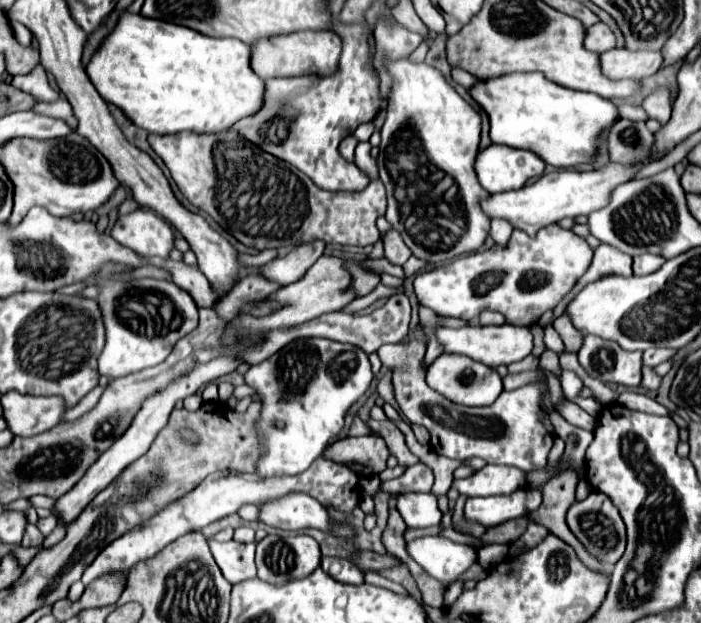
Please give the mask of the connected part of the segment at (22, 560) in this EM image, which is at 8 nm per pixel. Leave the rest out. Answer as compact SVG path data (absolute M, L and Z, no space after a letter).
M15 547L11 551L11 555L15 555L19 567L27 567L31 563L31 559L37 555L37 551L39 551L39 547Z

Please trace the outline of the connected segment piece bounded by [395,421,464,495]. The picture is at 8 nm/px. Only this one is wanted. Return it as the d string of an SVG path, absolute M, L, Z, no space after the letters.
M397 421L396 426L405 433L407 437L407 447L425 463L433 469L435 473L435 485L433 485L433 495L445 495L453 483L453 471L457 467L461 467L464 464L461 460L447 459L447 457L441 457L437 455L435 451L431 451L429 447L425 445L419 445L415 435L411 433L411 425L407 421Z

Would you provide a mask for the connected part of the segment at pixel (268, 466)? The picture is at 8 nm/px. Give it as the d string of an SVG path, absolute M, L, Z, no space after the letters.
M297 339L271 355L267 361L249 367L249 371L245 373L245 381L257 389L263 401L261 421L257 423L257 431L263 439L263 455L257 463L257 475L273 477L297 475L305 471L325 451L331 439L335 439L337 433L343 429L347 409L367 391L371 379L371 363L365 351L355 345L329 339Z

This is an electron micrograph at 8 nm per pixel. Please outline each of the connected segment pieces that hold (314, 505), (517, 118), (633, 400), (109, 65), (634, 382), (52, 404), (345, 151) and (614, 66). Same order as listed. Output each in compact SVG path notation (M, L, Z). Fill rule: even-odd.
M289 493L281 499L269 499L259 505L259 521L283 529L283 531L299 531L307 527L315 529L331 529L327 509L305 493Z
M509 73L497 79L477 81L469 89L469 95L489 115L493 143L507 145L513 149L529 149L539 157L543 157L543 161L553 167L573 167L579 163L591 163L595 159L595 147L599 145L599 135L619 119L617 107L609 99L597 97L593 93L583 93L583 91L579 93L573 89L559 87L557 83L543 79L543 75L539 73Z
M623 391L619 395L619 403L627 409L633 409L633 411L643 411L643 413L655 413L655 415L669 415L669 411L653 401L651 397L643 395L643 393L635 393L635 391Z
M125 11L115 29L101 41L85 67L99 95L119 107L131 123L149 133L219 133L235 121L253 115L263 105L263 79L249 67L249 45L239 39L213 39L189 27L149 19Z
M585 335L583 351L579 351L579 363L589 377L603 383L617 383L625 387L641 385L641 351L623 351L617 343Z
M15 391L5 393L1 405L7 429L19 437L33 437L59 425L65 411L59 397L31 397Z
M349 135L347 139L343 139L339 151L341 151L341 155L343 155L347 161L353 161L353 155L355 155L355 147L357 147L357 143L359 143L359 141L357 141L353 135Z
M611 49L599 55L601 73L613 81L617 79L643 79L661 67L663 57L659 51L627 51L627 49Z

